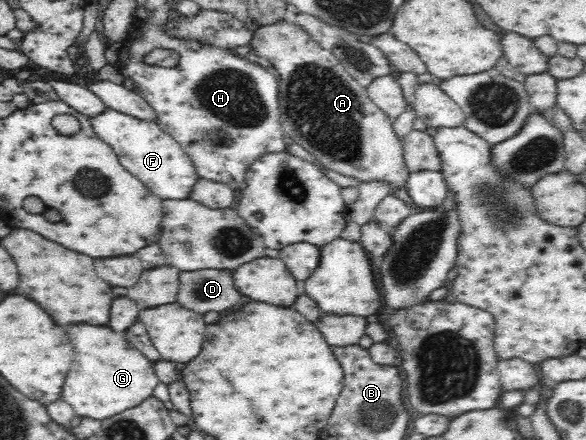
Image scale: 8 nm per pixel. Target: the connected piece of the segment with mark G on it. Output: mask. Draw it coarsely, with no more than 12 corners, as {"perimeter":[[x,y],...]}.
{"perimeter":[[69,325],[61,399],[103,422],[152,396],[154,365],[123,333]]}

